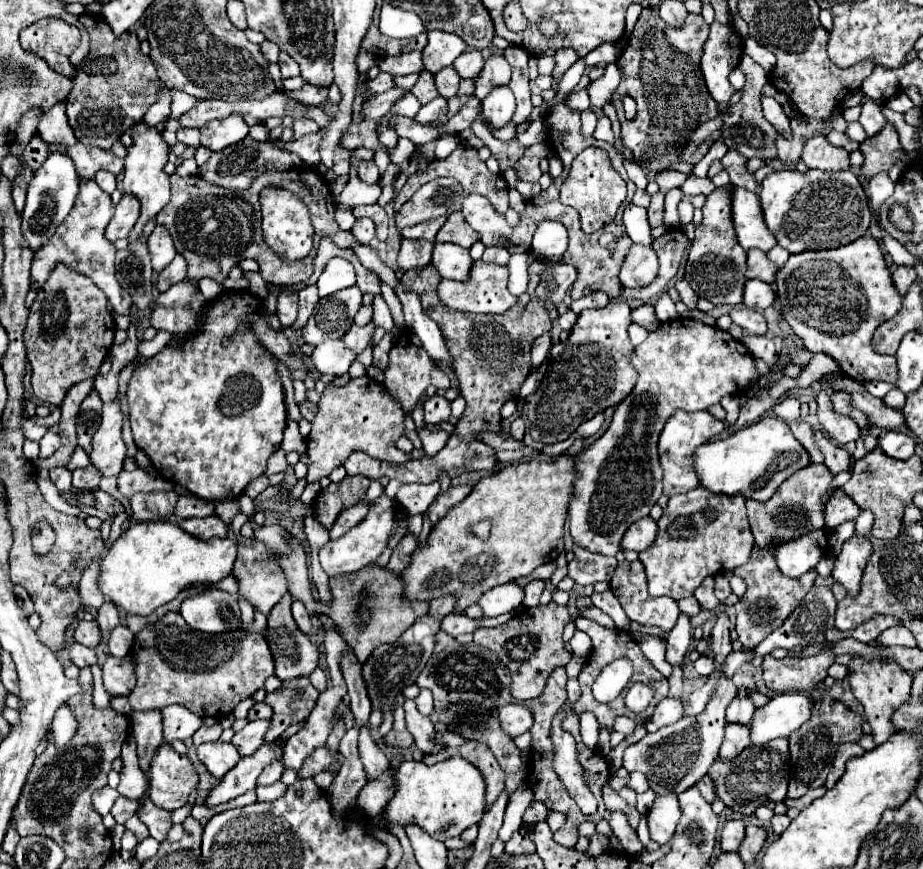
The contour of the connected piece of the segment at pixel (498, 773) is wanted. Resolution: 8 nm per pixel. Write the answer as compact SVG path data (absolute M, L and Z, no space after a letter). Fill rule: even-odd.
M470 741L470 743L466 743L462 747L454 747L454 749L446 747L444 751L430 755L430 757L424 757L422 761L427 765L434 765L434 763L446 761L450 757L464 757L482 773L482 777L486 781L486 807L484 807L484 811L490 811L490 807L498 799L498 795L504 791L504 773L498 767L498 761L494 759L492 751L484 743Z

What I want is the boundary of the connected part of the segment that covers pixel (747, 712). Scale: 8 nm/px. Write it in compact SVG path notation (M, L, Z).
M742 687L738 691L738 695L734 697L734 701L726 709L726 723L742 723L742 725L746 725L746 723L750 723L754 709L756 707L752 705L752 701L746 695L746 689Z

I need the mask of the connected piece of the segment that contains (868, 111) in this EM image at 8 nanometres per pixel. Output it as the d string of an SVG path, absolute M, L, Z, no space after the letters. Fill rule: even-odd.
M870 99L864 101L864 105L862 105L862 115L860 115L858 121L860 121L860 125L864 127L864 131L866 131L868 137L878 135L878 133L886 127L886 123L888 123L888 121L884 119L882 111L880 111L880 105L874 103L874 101L870 101Z

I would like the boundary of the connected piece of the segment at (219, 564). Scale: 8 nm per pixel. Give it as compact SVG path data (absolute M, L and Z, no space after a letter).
M138 521L132 523L114 541L106 557L100 559L98 591L124 613L146 617L160 605L172 601L180 589L216 583L230 575L234 559L236 541L210 539L202 543L170 521Z

